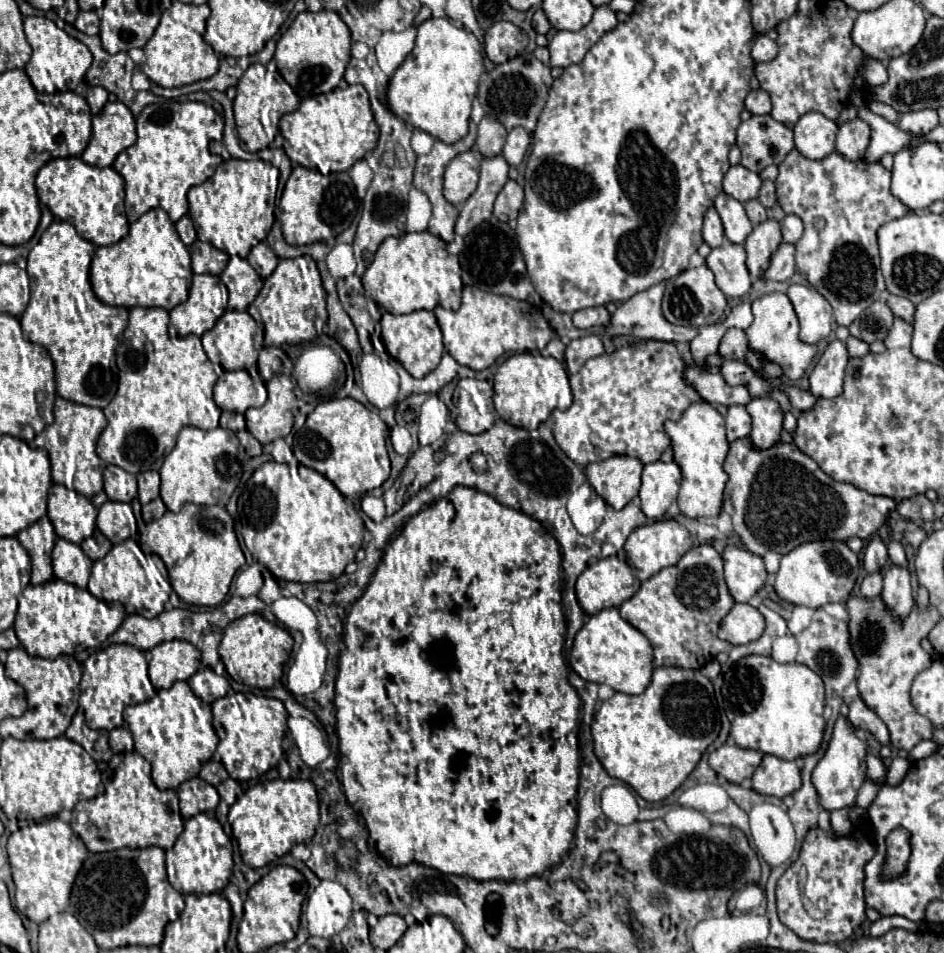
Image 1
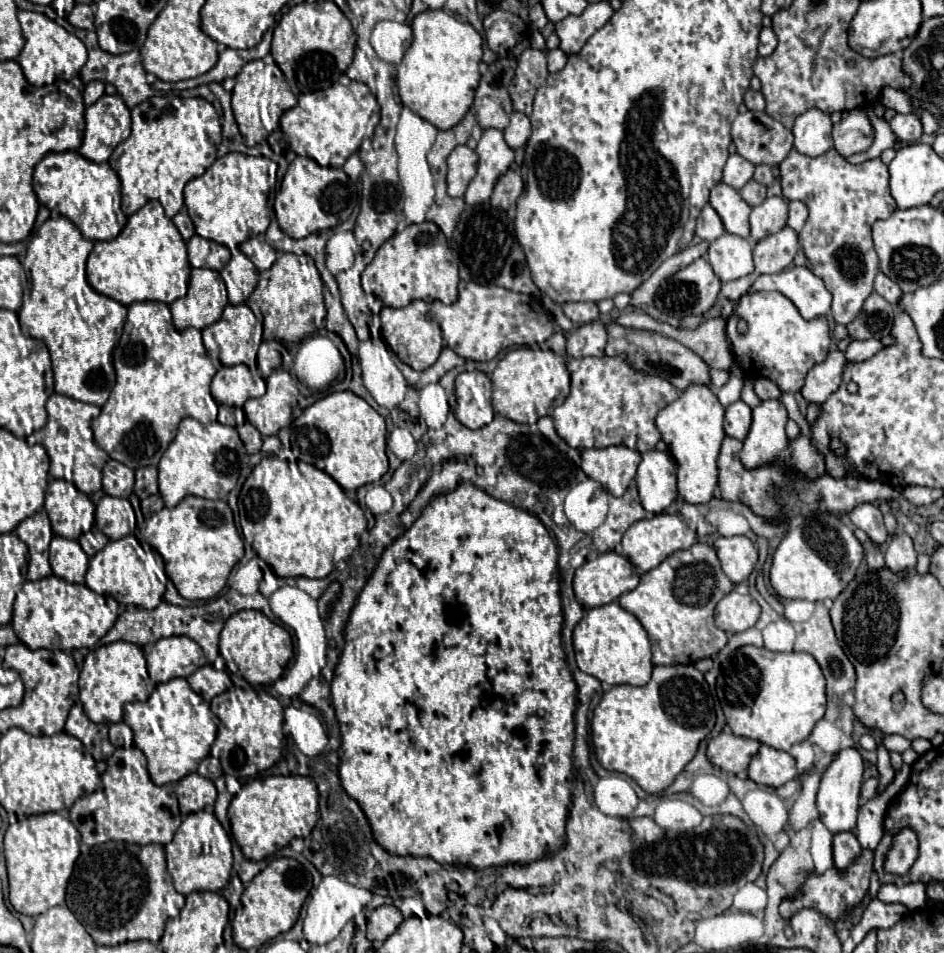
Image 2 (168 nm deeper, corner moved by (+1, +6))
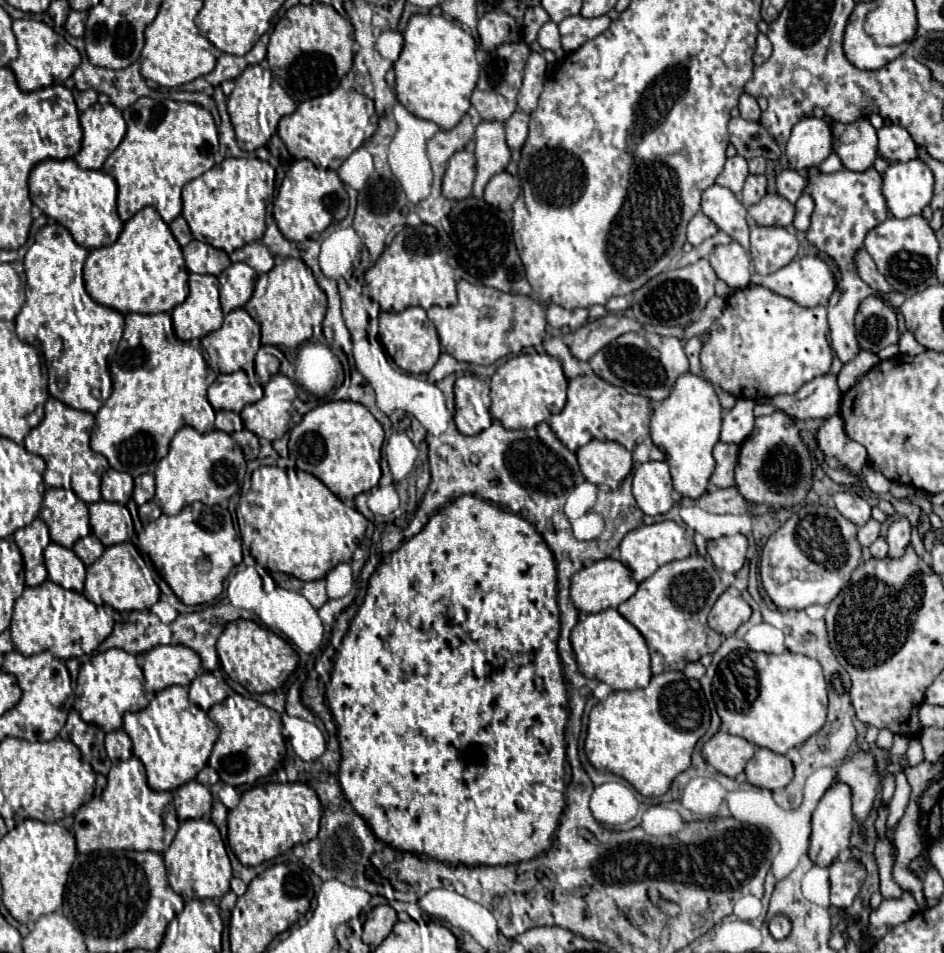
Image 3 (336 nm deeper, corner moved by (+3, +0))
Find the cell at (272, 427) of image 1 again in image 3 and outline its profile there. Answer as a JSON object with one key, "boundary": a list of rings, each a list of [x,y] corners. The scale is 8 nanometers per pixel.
{"boundary":[[[274,375],[264,385],[264,397],[242,409],[240,417],[244,427],[268,441],[280,439],[288,431],[288,423],[294,413],[294,399],[296,385],[286,375]]]}

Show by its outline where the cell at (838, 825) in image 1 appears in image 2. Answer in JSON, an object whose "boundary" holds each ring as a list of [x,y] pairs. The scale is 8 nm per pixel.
{"boundary":[[[852,831],[836,833],[832,839],[832,847],[834,847],[834,865],[838,869],[846,869],[862,851],[862,847]]]}

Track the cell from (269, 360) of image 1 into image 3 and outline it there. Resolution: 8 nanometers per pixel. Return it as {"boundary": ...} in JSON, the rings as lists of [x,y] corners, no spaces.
{"boundary":[[[261,345],[255,356],[255,371],[260,377],[260,385],[264,385],[270,377],[279,373],[280,360],[272,354],[272,348],[270,345]]]}

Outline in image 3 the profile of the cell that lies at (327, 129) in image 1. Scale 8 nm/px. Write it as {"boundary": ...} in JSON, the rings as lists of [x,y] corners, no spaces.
{"boundary":[[[338,87],[328,95],[300,103],[292,115],[280,119],[278,135],[292,157],[310,159],[322,169],[338,169],[352,151],[372,137],[377,124],[378,116],[372,99],[354,89],[344,91]]]}

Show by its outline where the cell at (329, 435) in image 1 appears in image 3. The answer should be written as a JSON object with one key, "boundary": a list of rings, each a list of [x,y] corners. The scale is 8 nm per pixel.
{"boundary":[[[330,401],[304,415],[300,425],[290,431],[288,449],[290,455],[294,455],[298,469],[316,475],[342,501],[352,501],[356,495],[378,485],[382,475],[380,449],[384,439],[384,429],[364,405]]]}

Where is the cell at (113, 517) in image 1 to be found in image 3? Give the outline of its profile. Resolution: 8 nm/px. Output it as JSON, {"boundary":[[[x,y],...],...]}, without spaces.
{"boundary":[[[96,501],[90,505],[90,527],[94,535],[106,545],[130,541],[136,543],[138,534],[126,504]]]}

